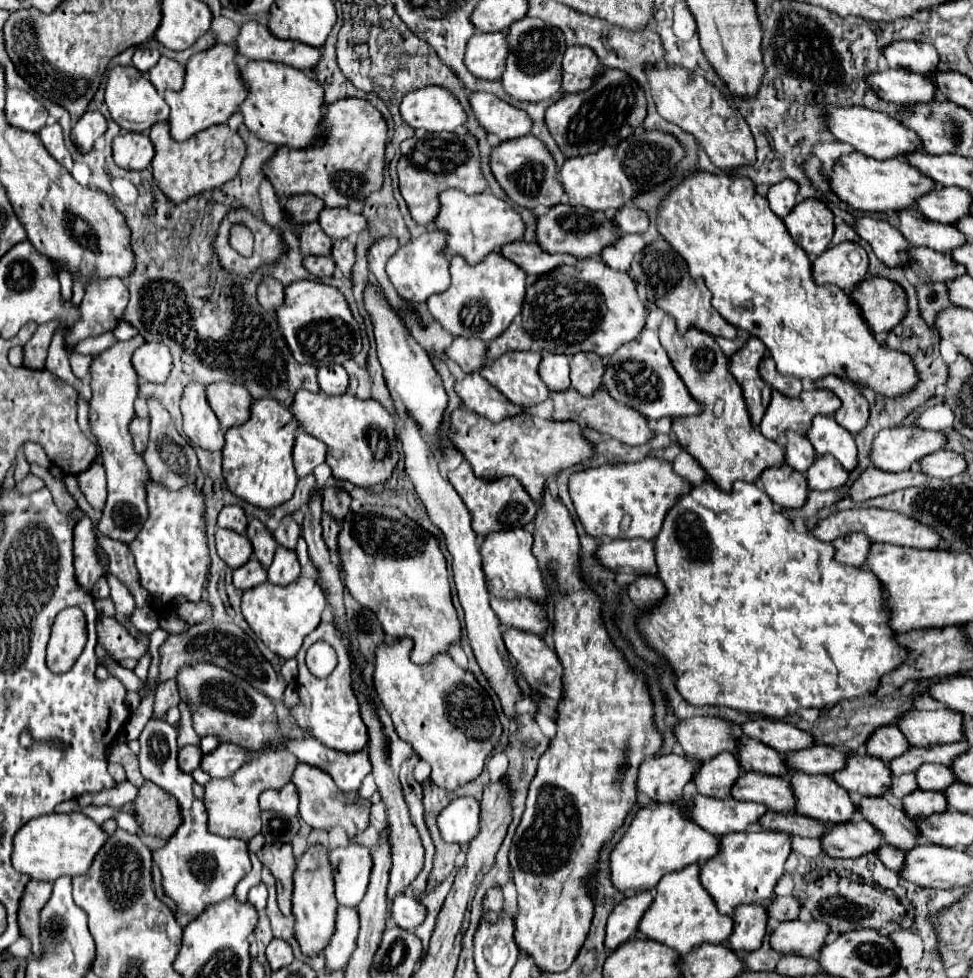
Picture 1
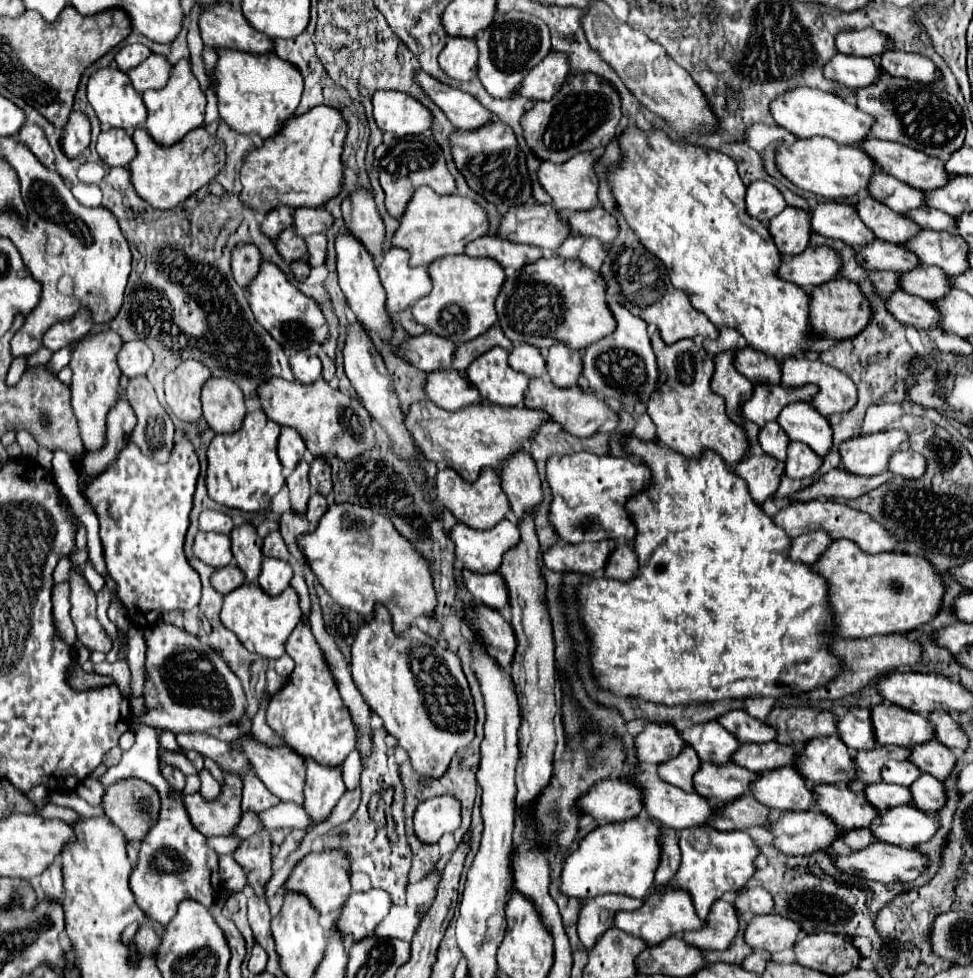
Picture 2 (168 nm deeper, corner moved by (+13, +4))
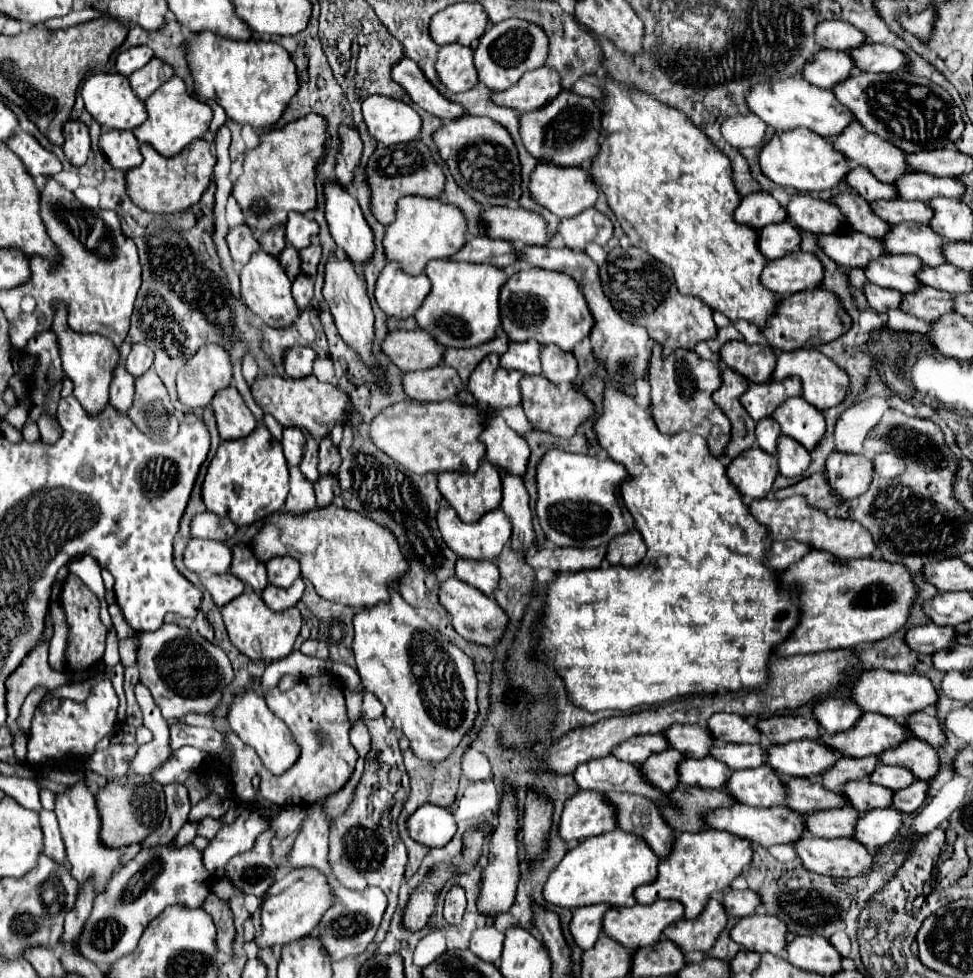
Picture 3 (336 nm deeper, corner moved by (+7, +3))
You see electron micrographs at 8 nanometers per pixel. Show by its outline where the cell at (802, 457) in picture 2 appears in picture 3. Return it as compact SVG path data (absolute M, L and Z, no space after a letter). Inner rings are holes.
M781 435L777 441L777 461L781 475L799 477L809 467L811 455L801 443L795 443L795 439Z

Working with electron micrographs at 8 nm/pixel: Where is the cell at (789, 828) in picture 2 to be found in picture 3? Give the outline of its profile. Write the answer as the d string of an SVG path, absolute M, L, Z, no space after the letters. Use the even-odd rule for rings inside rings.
M733 805L733 807L727 807L727 809L707 811L703 819L705 819L705 825L711 827L711 829L727 831L727 833L731 833L735 837L747 839L747 841L763 845L763 847L771 847L771 845L779 845L779 843L793 843L805 831L803 817L799 817L789 807L747 807L747 805Z

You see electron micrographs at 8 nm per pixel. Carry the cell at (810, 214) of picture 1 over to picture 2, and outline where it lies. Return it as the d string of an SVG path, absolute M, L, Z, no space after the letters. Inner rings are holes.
M787 206L769 222L769 232L783 256L801 254L809 246L813 230L809 230L809 212Z

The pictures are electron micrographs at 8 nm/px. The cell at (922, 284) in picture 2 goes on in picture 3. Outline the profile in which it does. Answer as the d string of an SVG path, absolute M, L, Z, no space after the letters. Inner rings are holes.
M883 255L883 259L875 259L865 269L865 275L871 283L879 287L897 289L901 293L913 293L921 283L915 277L917 271L923 269L923 263L913 255Z

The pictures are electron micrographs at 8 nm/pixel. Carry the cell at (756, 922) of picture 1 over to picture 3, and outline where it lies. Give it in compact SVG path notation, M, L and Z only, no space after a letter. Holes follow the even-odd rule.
M711 895L707 901L705 911L699 915L699 919L683 919L675 921L663 931L663 937L673 941L683 953L689 951L709 951L713 943L717 941L719 933L727 925L727 915L721 905L719 895Z

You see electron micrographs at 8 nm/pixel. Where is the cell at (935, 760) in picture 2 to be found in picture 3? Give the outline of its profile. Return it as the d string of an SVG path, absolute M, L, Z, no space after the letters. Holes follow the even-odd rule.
M915 737L907 739L907 743L901 743L899 747L895 747L895 751L883 751L883 755L879 755L879 761L883 765L905 767L921 779L931 779L939 767L935 749L929 743L915 739Z

